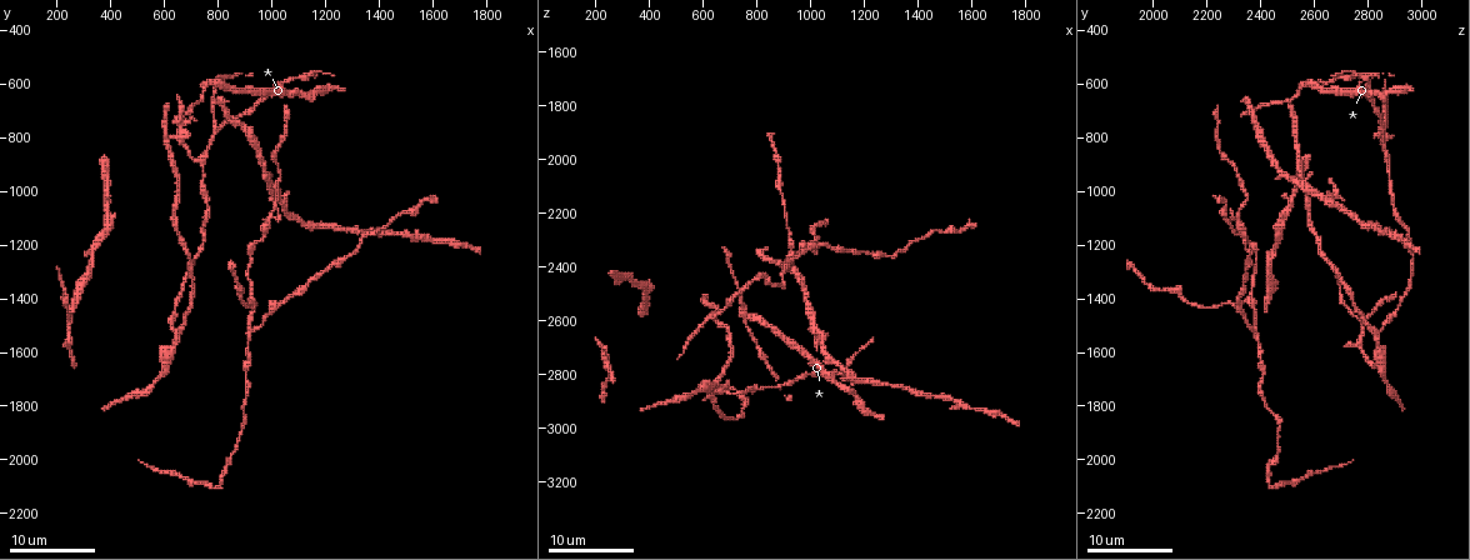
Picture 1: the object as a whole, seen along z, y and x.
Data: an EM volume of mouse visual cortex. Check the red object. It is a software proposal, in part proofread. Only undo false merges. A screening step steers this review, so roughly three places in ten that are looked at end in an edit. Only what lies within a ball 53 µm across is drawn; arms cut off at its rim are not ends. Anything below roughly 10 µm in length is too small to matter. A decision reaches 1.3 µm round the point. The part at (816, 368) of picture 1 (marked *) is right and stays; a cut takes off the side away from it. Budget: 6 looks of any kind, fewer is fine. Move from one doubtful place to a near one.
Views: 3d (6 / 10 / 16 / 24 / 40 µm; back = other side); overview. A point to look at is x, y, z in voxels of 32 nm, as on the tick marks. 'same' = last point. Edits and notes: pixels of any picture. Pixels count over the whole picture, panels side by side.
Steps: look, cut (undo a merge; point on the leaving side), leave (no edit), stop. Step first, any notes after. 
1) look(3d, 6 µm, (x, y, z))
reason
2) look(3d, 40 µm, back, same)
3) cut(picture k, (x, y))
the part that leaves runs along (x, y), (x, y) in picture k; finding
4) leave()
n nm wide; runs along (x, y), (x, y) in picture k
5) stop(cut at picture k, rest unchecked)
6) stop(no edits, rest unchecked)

look(3d, 10 µm, (660, 1540, 2820))
branch point

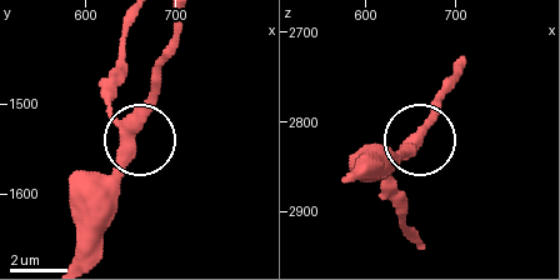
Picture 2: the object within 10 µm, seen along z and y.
leave()
runs along (416, 244), (401, 220), (394, 179), (416, 143), (394, 150) in picture 2; one neuron here

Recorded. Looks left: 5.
look(3d, 16 µm, (980, 1100, 2310))
three-way junction

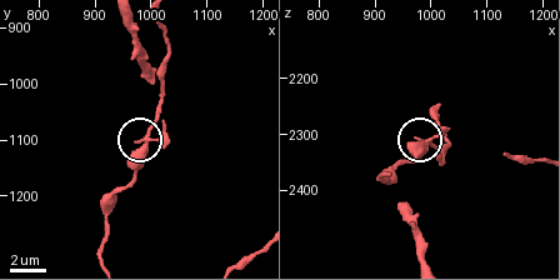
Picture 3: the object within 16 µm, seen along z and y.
leave()
3 arms; all the same neuron

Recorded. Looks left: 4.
look(3d, 16 µm, (930, 1520, 2370))
three-way junction

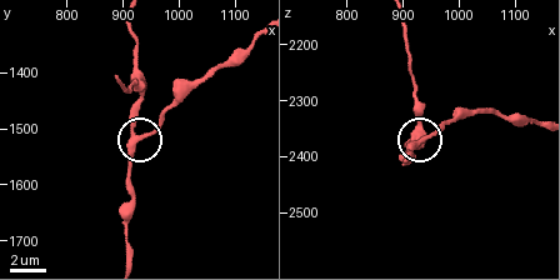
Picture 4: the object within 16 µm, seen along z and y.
leave()
270 nm wide; runs along (129, 20), (139, 100), (135, 136), (148, 136), (173, 106) in picture 4; one neuron here

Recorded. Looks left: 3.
stop(no edits, rest unchecked)

